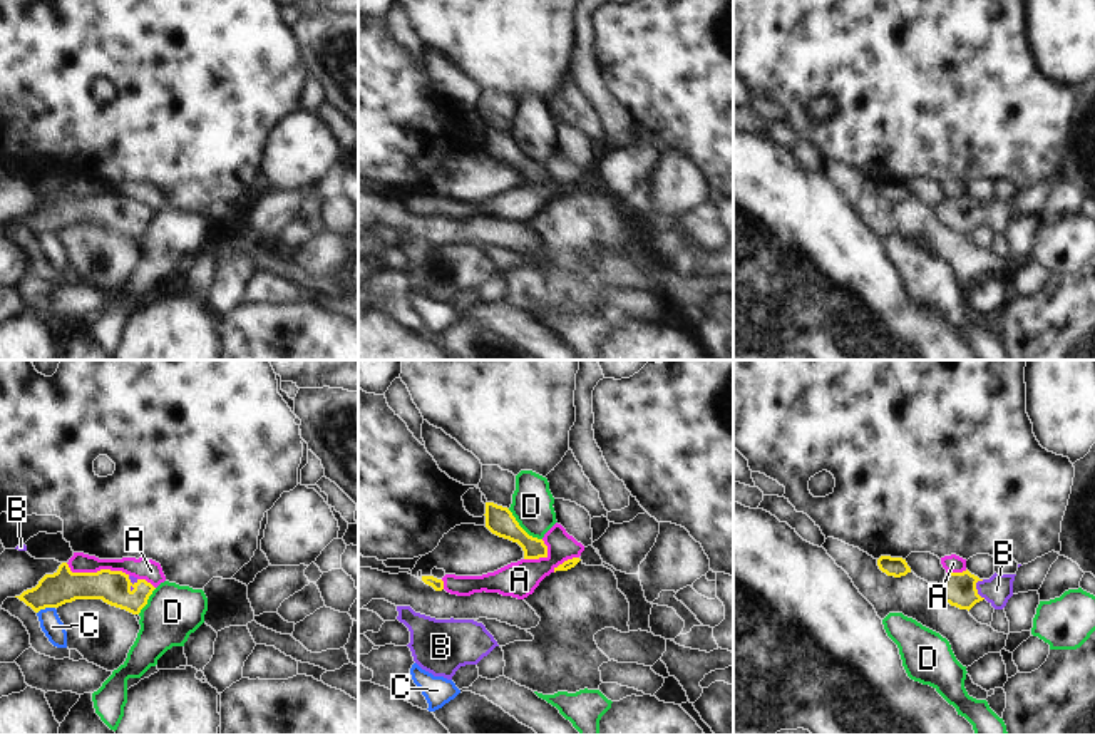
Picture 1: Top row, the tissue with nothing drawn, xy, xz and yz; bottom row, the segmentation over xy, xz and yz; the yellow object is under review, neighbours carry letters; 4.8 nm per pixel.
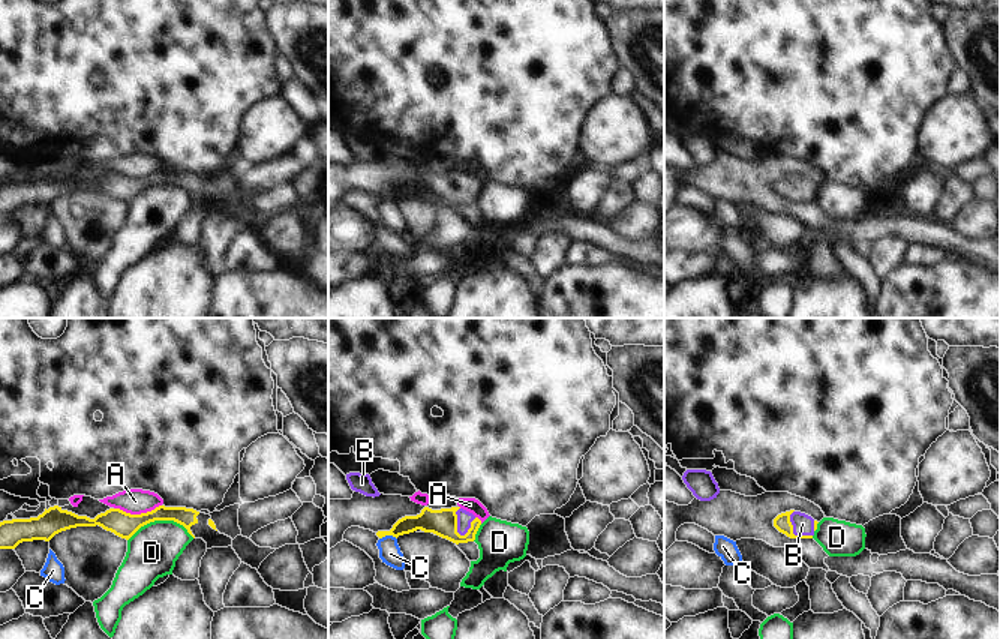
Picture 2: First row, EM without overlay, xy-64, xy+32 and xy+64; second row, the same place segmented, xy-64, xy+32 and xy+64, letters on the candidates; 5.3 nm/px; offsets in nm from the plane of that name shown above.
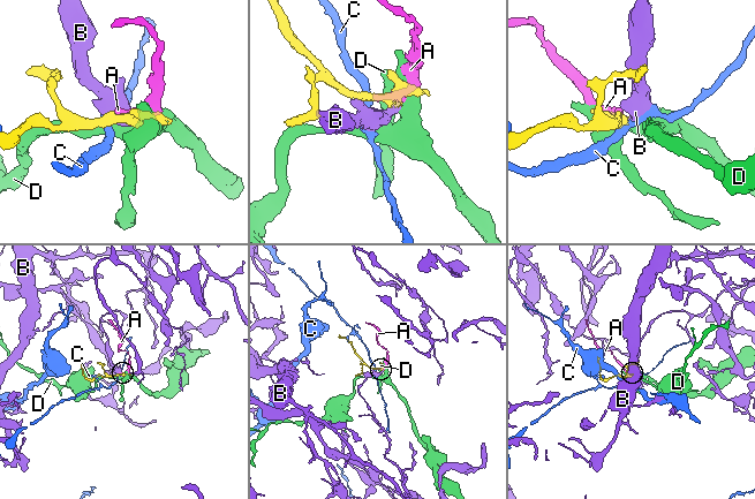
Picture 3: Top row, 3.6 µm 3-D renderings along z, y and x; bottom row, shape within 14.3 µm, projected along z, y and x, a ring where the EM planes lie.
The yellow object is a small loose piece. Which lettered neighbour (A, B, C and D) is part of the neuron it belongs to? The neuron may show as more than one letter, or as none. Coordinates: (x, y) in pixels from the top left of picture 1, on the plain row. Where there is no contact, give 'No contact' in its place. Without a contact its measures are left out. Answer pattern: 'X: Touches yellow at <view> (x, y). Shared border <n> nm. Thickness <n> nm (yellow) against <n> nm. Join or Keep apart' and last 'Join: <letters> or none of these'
A: Touches yellow at xy (97, 196). Shared border 320 nm. Thickness 160 nm (yellow) against 100 nm. Keep apart
B: Touches yellow at yz (976, 215). Shared border 100 nm. Thickness 160 nm (yellow) against 140 nm. Join
C: Touches yellow at xy (46, 231). Shared border 90 nm. Thickness 160 nm (yellow) against 100 nm. Keep apart
D: Touches yellow at xz (521, 153). Shared border 220 nm. Thickness 140 nm (yellow) against 190 nm. Keep apart
Join: B.

